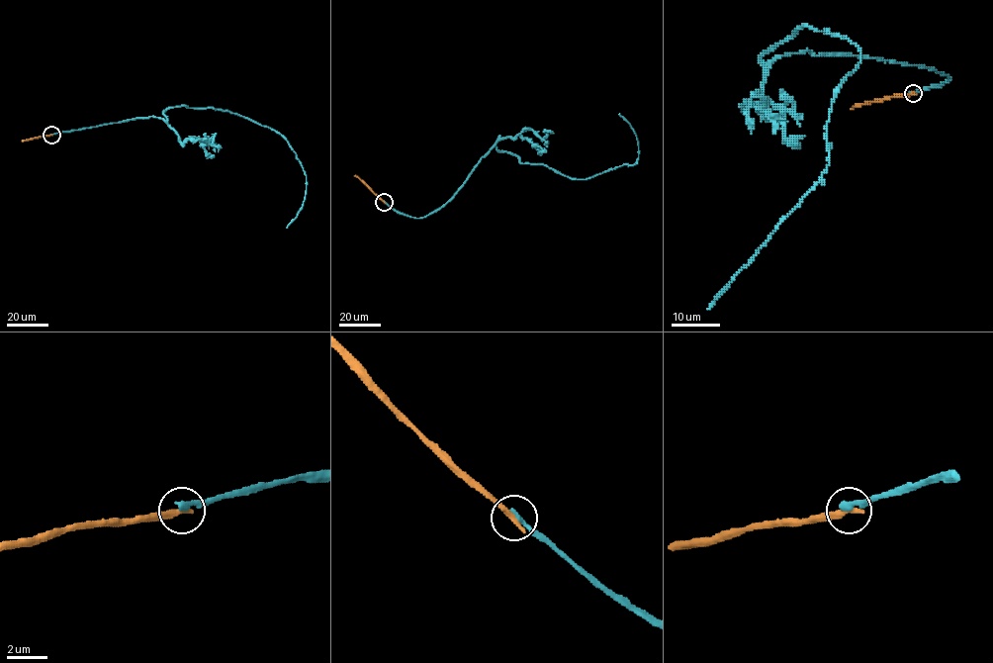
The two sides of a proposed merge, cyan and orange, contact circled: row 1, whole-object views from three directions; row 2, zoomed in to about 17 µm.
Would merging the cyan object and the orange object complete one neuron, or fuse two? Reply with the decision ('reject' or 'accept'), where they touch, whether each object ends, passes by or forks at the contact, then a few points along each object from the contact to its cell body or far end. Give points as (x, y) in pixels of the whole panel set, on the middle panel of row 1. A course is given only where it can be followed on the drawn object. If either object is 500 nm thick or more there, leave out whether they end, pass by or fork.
reject | (384, 202) | cyan ends | orange ends | cyan via (384, 202), (414, 218), (437, 211), (499, 136), (499, 151), (572, 178), (633, 165), (638, 142), (619, 114) | orange via (384, 202), (354, 176)

